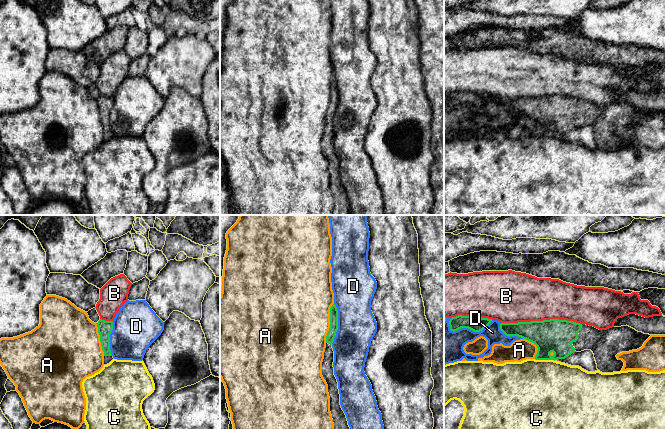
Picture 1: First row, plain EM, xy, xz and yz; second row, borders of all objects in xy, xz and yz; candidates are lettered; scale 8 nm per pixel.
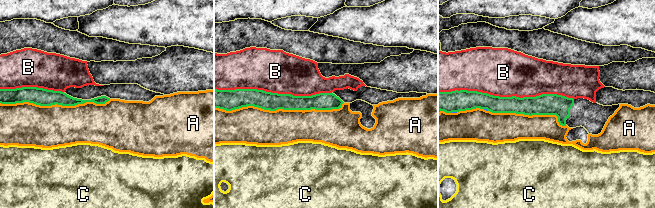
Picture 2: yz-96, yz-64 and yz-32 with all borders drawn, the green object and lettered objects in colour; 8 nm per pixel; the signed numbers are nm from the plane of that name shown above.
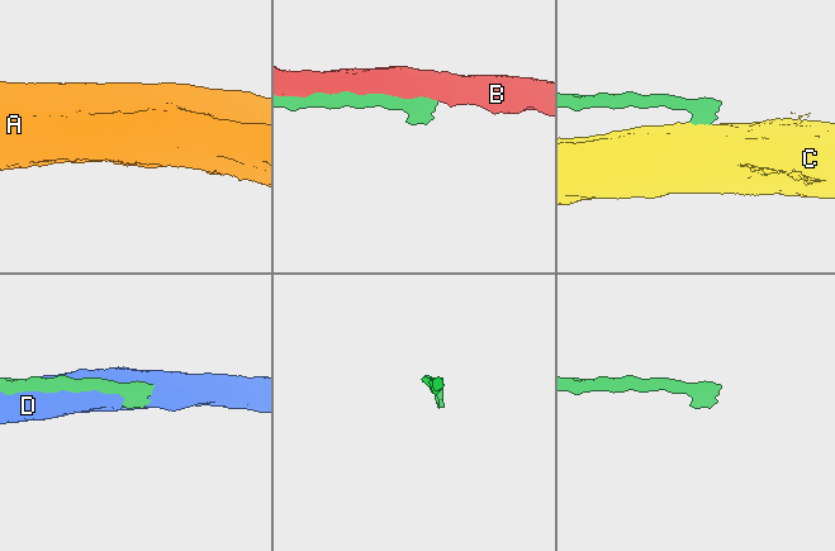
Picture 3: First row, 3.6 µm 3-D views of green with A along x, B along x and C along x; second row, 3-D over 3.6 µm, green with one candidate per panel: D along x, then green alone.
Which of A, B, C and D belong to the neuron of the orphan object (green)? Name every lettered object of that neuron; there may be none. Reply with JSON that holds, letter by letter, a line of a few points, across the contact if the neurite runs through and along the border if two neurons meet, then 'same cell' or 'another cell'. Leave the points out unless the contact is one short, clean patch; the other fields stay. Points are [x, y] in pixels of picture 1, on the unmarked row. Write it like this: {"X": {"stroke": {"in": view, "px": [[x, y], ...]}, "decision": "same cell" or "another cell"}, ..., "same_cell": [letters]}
{"A": {"decision": "another cell"}, "B": {"decision": "another cell"}, "C": {"stroke": {"in": "yz", "px": [[536, 135], [552, 135], [554, 137]]}, "decision": "another cell"}, "D": {"decision": "another cell"}, "same_cell": []}

